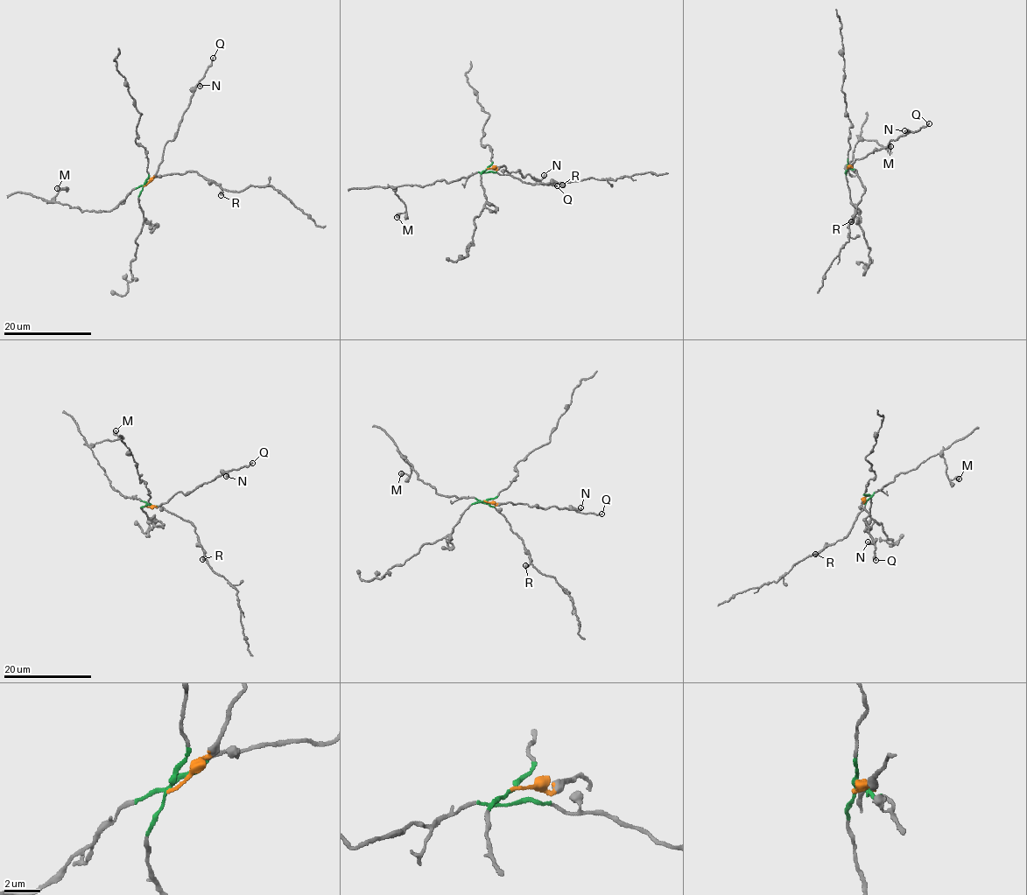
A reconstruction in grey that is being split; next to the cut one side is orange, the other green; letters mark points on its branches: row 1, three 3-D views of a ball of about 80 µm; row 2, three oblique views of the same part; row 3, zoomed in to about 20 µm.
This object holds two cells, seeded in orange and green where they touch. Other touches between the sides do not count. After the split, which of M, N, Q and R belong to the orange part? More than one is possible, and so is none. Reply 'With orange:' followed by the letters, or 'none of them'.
With orange: N, Q

